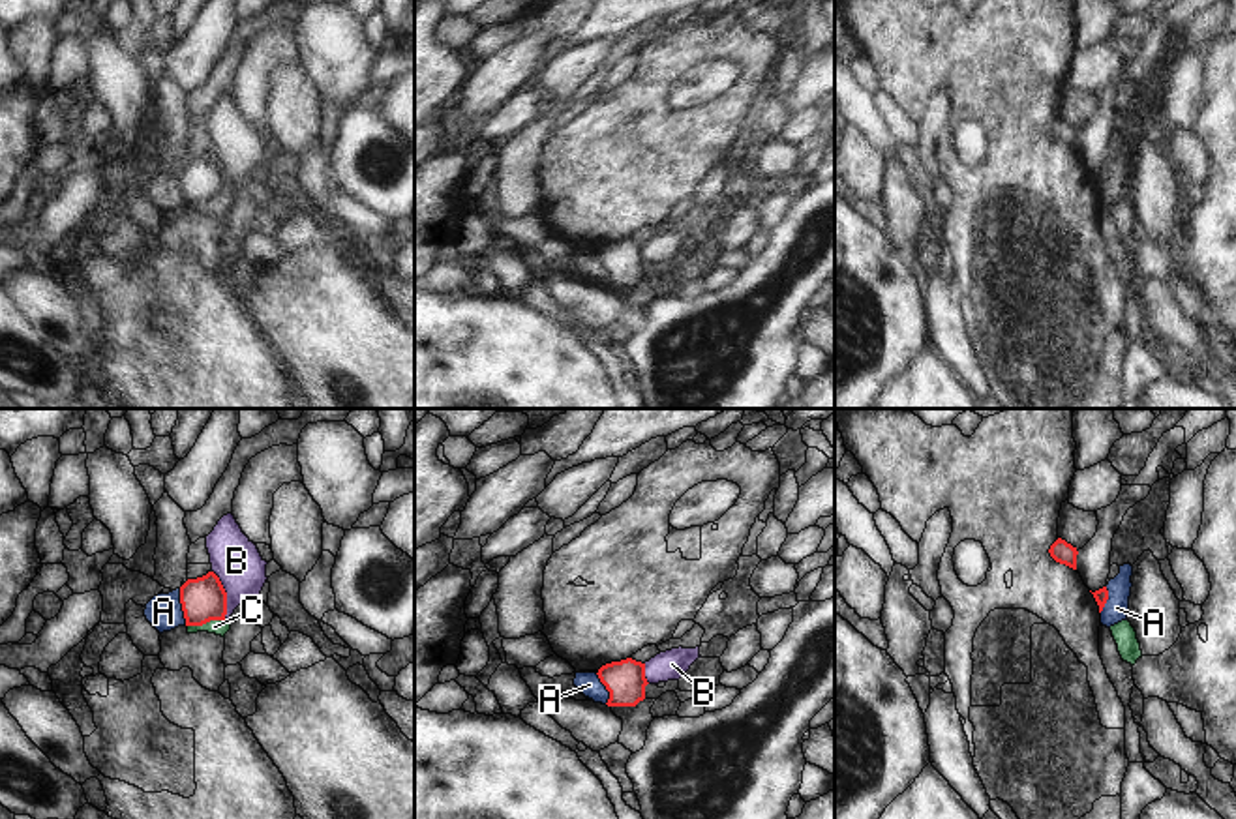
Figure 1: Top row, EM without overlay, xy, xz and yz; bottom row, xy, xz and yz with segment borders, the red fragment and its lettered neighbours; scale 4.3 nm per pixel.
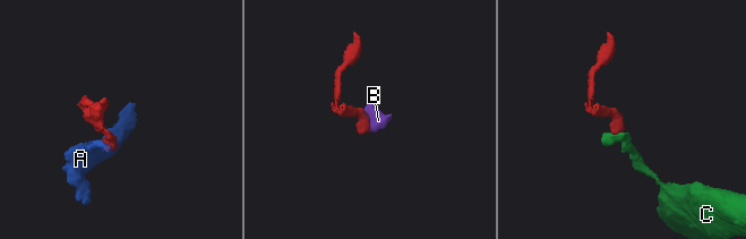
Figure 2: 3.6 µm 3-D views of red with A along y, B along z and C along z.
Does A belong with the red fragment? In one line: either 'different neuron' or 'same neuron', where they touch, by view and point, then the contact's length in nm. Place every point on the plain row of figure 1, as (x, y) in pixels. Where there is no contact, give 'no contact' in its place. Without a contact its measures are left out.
different neuron | xy (182, 186) | 160 nm

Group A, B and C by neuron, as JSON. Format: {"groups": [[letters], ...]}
{"groups": [["A"], ["B", "C"]]}

